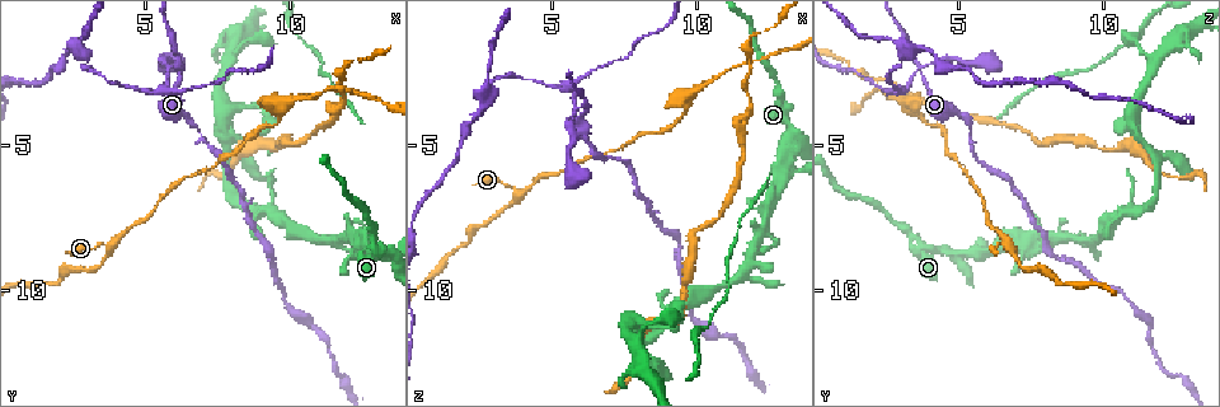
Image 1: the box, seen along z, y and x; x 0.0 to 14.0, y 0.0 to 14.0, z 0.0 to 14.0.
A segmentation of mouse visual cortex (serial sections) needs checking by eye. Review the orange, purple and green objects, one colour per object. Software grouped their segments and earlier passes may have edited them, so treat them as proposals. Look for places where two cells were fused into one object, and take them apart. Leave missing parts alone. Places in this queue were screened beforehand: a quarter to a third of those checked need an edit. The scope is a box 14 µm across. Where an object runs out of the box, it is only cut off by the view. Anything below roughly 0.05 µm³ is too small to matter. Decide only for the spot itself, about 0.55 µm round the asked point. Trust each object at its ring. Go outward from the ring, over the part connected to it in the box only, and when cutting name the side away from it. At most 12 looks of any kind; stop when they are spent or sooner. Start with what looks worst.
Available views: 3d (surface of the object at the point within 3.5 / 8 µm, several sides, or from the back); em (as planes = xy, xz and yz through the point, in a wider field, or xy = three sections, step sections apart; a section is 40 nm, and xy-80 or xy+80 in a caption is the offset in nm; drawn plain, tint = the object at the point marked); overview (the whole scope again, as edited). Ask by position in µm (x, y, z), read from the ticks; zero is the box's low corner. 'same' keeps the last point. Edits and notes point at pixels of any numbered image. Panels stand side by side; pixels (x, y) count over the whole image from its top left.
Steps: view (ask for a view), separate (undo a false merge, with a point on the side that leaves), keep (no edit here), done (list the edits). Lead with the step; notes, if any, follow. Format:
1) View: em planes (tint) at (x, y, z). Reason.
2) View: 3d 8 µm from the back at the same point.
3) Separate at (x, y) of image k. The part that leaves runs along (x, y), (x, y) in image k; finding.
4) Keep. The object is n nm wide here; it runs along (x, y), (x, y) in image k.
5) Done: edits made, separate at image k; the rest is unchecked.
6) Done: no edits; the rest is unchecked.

View: 3d 3.5 µm at (5.8, 2.3, 3.7). Four arms meet.

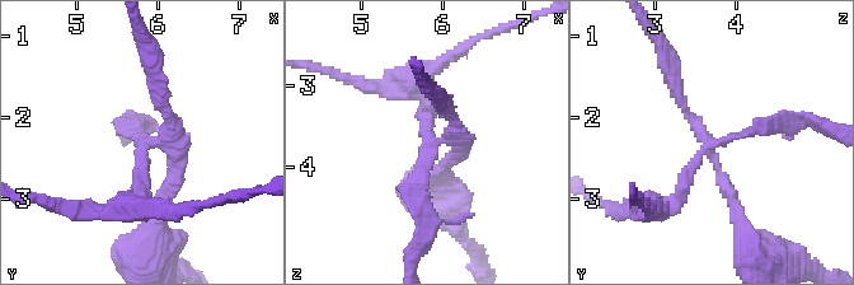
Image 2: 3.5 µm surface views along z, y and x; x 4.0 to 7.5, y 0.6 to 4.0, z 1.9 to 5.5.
View: em xy step 2 (tint) at (5.85, 2.35, 3.75). 4 arms meet here; the arms are 150, 150, 200, 200 nm wide.

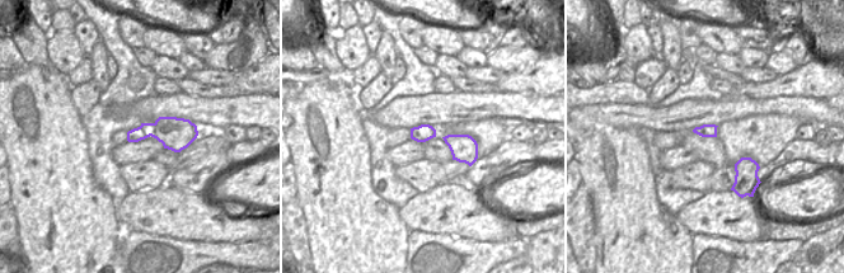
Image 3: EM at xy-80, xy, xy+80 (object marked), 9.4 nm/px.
Separate at (144, 180) of image 2. The object is 160 nm wide here; the part that leaves runs along (153, 144), (140, 152), (145, 206), (109, 211) in image 2; two cells meet here.

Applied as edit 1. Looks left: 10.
View: 3d 3.5 µm at (6.5, 3.9, 5.0). Thick turns thin.

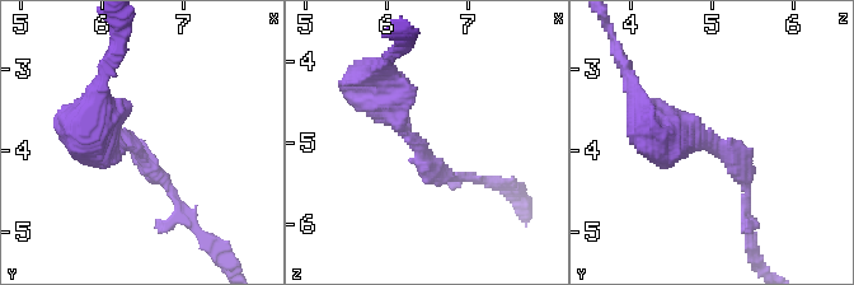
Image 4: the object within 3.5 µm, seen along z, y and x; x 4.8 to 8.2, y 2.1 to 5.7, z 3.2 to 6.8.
View: em xy step 2 (tint) at (6.40, 3.95, 5.05). The arms are 150, 450 nm wide.

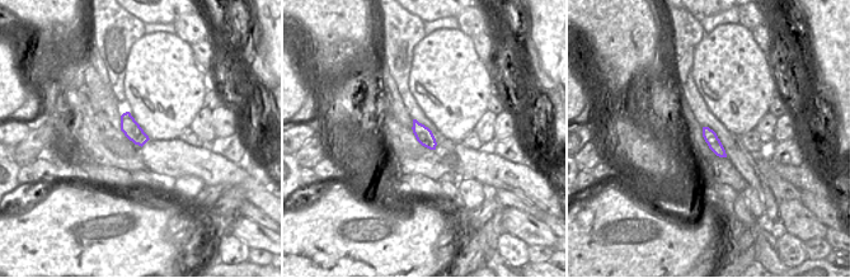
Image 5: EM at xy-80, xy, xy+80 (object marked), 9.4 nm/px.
Keep. It runs along (380, 79), (420, 157), (461, 176) in image 4; all the same cell.

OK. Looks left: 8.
View: 3d 8 µm at (3.9, 8.4, 6.6). Branch point.

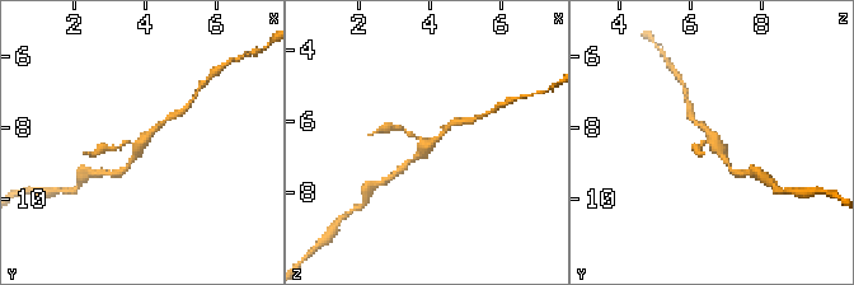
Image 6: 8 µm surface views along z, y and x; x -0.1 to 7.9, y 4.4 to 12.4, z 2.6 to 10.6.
View: 3d 3.5 µm at (3.8, 8.4, 6.7).

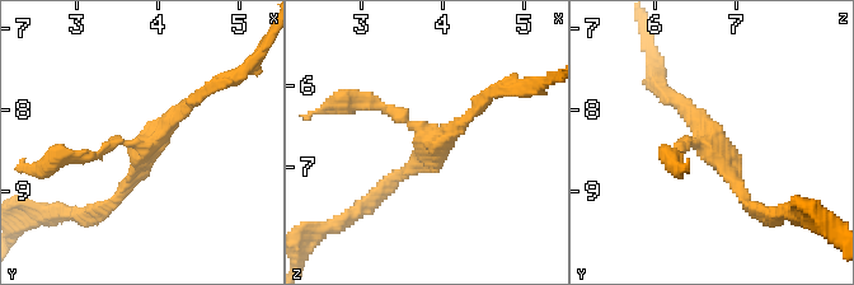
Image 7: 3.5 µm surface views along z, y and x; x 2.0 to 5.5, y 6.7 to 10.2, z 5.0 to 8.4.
Keep. It runs along (76, 159), (120, 140), (148, 144), (202, 93) in image 7; continuous, no second cell.

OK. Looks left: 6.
View: 3d 3.5 µm from the back at (9.7, 3.9, 3.5). A fork.

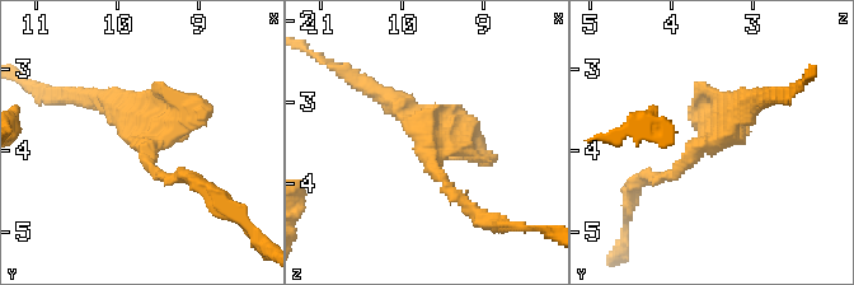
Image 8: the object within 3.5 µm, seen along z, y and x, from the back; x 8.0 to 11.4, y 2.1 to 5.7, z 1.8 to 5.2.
View: em xy step 2 (tint) at (9.65, 3.90, 3.60). Now the EM.

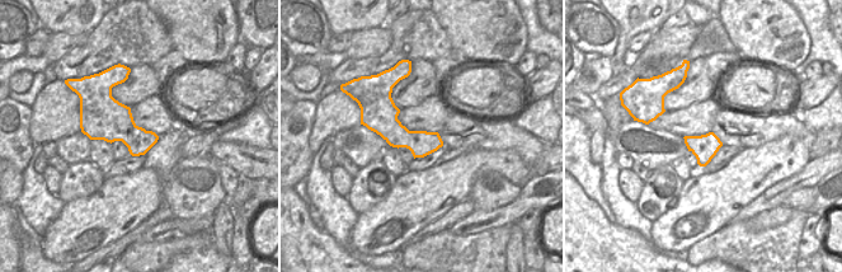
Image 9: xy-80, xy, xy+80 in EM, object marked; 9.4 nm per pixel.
Keep. The arms are 150, 300, 300 nm wide; it runs along (472, 208), (386, 99) in image 8; one cell here.

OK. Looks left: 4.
View: 3d 3.5 µm from the back at (11.8, 2.9, 2.3). Four-way junction.

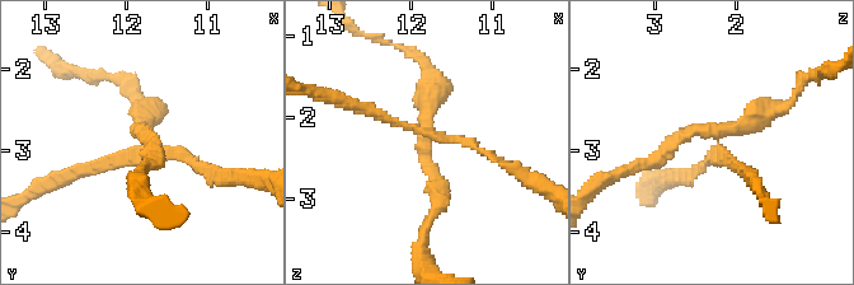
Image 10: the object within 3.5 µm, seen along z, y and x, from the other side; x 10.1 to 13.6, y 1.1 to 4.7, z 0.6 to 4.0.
Separate at (142, 106) of image 10. The arms are 100, 150, 200, 300 nm wide; the part that leaves runs along (718, 139), (689, 131), (616, 173) in image 10; two cells meet here.

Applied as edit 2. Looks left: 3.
Done: edits made, separate at image 2, separate at image 10; the rest is unchecked.

